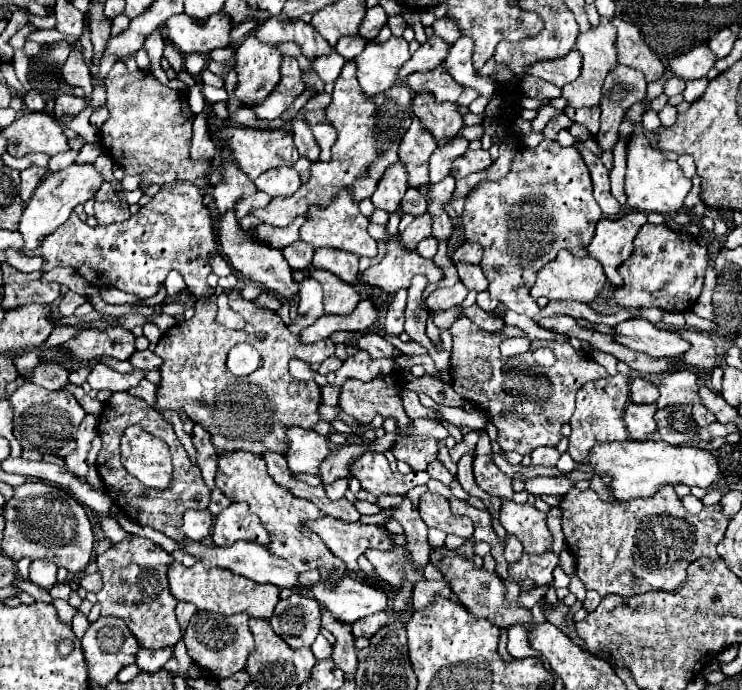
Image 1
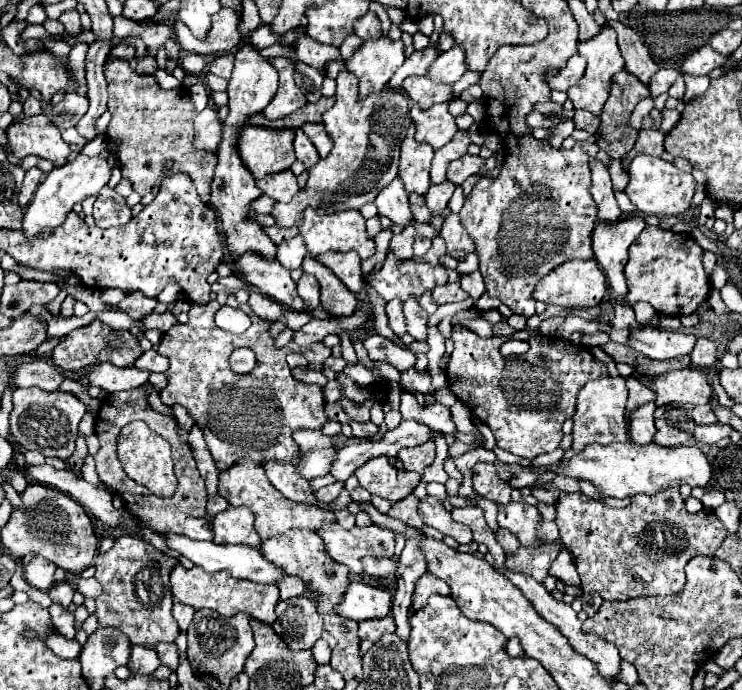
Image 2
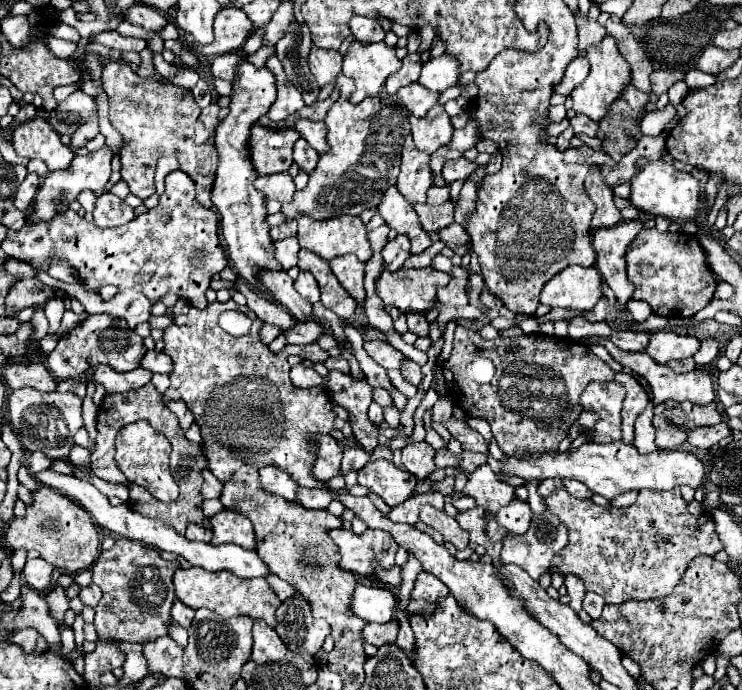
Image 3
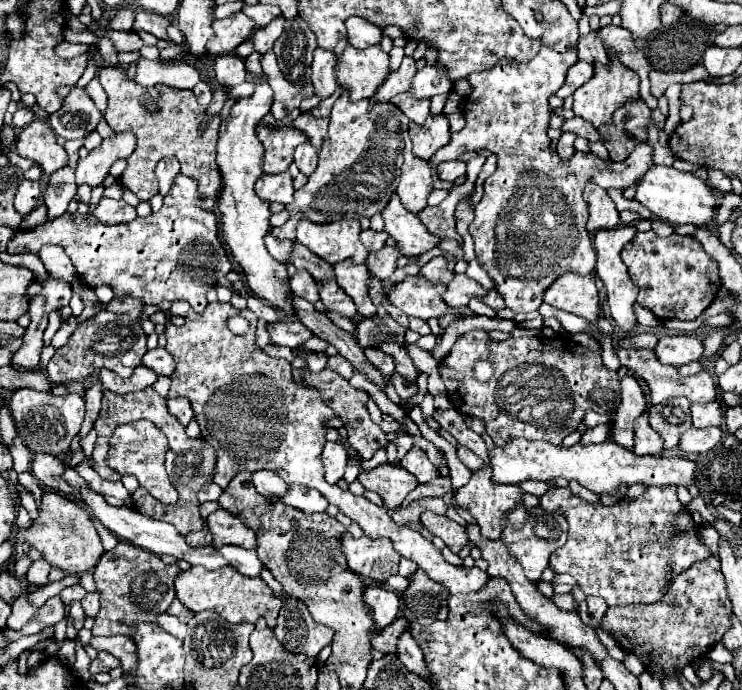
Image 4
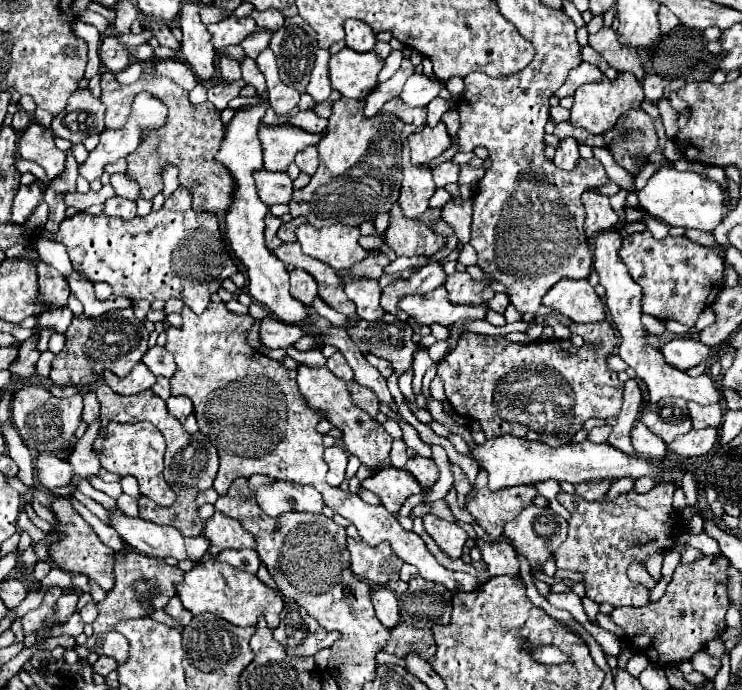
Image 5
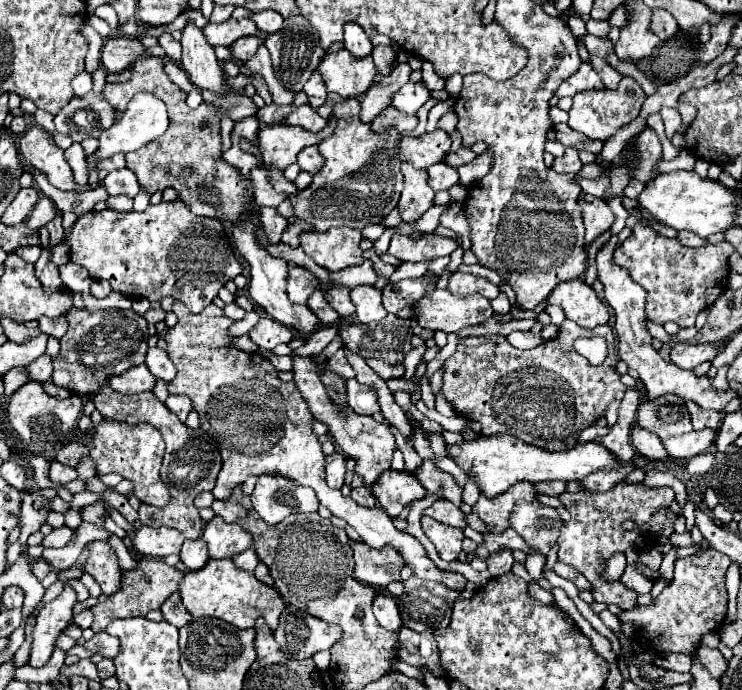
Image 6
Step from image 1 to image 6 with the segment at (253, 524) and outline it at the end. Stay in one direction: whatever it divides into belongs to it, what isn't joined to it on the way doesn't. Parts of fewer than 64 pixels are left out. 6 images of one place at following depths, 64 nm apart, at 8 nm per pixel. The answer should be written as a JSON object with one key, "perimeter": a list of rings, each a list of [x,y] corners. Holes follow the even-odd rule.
{"perimeter":[[[220,516],[206,522],[202,538],[208,544],[210,558],[232,558],[234,554],[252,548],[252,536],[240,528],[240,524],[228,524]]]}

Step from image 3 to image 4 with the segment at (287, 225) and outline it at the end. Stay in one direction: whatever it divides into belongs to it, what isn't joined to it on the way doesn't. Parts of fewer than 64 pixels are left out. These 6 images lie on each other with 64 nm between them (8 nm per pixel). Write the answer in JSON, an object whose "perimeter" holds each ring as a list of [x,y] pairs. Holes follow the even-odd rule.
{"perimeter":[[[296,214],[296,216],[290,216],[290,220],[288,220],[284,226],[272,228],[272,236],[274,236],[274,238],[290,238],[290,240],[294,240],[294,238],[296,238],[298,218],[300,218],[298,214]]]}

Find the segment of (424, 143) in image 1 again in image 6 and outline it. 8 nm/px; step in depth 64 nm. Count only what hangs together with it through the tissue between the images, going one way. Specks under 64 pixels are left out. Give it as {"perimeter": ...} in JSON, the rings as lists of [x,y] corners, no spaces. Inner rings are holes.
{"perimeter":[[[402,162],[404,190],[398,202],[398,210],[404,222],[416,222],[434,200],[434,190],[428,184],[428,172],[416,170],[412,164]]]}

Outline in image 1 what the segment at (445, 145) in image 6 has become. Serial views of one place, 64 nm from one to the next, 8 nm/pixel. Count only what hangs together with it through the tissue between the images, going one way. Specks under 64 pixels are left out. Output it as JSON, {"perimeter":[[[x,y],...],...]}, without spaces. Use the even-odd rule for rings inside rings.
{"perimeter":[[[420,92],[412,100],[412,112],[424,122],[424,128],[436,138],[456,136],[464,126],[462,114],[458,112],[458,104],[452,102],[436,102],[430,92]]]}

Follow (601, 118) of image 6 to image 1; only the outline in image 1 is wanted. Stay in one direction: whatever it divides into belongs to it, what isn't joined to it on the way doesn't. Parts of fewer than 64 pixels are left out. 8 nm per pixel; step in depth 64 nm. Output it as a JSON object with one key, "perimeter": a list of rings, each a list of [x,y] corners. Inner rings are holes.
{"perimeter":[[[604,16],[600,18],[600,24],[598,26],[592,26],[590,30],[578,34],[576,48],[582,54],[582,70],[580,70],[580,76],[572,84],[566,84],[562,88],[562,96],[568,100],[570,106],[582,108],[582,106],[598,106],[600,104],[600,98],[602,98],[602,94],[600,94],[602,82],[604,82],[606,74],[610,72],[610,68],[614,68],[618,64],[616,50],[614,50],[614,40],[616,40],[616,28]]]}

